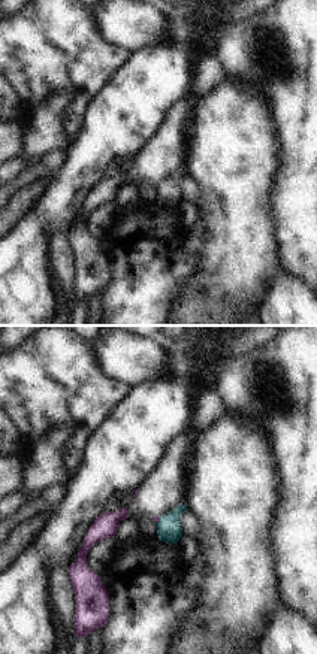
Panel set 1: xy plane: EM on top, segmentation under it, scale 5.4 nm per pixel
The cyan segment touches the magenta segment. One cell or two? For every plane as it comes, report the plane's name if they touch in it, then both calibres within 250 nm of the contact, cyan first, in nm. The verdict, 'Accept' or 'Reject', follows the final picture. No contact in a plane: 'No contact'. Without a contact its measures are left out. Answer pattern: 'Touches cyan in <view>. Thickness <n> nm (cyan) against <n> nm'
Touches cyan in xy. Thickness 130 nm (cyan) against 30 nm.

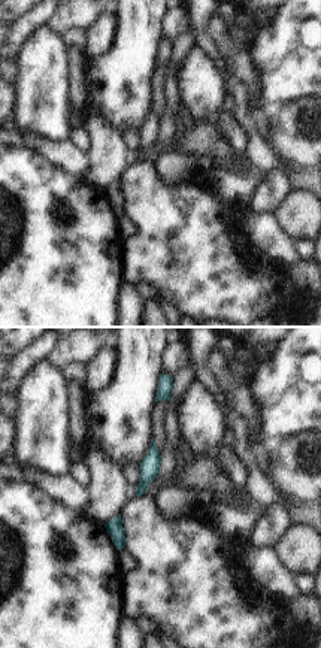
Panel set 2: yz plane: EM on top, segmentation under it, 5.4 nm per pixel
No contact.

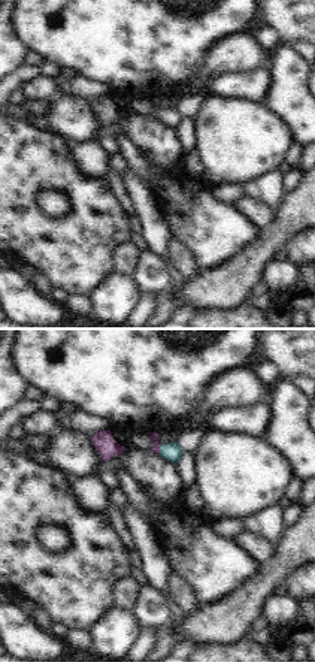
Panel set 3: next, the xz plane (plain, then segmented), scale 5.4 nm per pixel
Touches cyan in xz. Thickness 100 nm (cyan) against 50 nm.

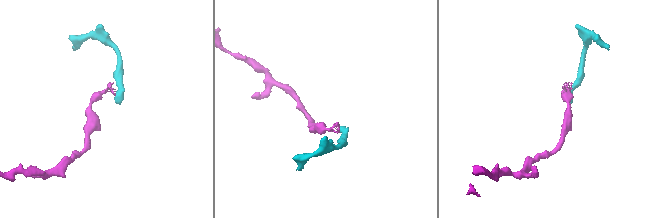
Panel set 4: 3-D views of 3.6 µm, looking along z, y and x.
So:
Reject.

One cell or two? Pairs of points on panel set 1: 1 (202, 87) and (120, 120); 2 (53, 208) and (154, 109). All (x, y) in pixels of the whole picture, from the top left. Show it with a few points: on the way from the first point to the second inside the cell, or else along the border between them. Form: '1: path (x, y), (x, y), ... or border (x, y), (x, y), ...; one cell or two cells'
1: border (196, 60), (192, 91), (171, 111), (168, 118); two cells
2: path (77, 182), (129, 129); one cell

